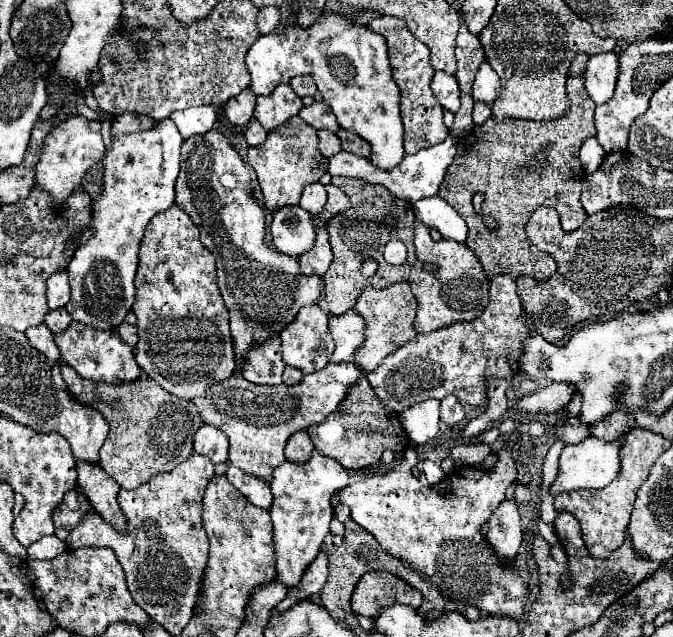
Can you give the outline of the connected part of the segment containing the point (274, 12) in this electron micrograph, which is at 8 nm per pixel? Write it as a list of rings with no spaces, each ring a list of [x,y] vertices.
[[[266,6],[266,8],[260,8],[260,14],[258,14],[258,30],[260,34],[270,34],[278,28],[280,24],[280,10],[274,8],[274,6]]]

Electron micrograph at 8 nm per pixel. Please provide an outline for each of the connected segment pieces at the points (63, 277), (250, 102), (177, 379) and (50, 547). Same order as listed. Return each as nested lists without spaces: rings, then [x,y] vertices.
[[[60,270],[52,278],[48,278],[46,296],[48,296],[48,308],[50,310],[62,308],[62,306],[68,304],[68,300],[70,300],[70,286],[68,286],[66,270]]]
[[[246,88],[236,98],[228,100],[228,104],[224,106],[224,116],[234,126],[244,128],[252,120],[252,116],[254,116],[254,100],[256,100],[256,94],[250,88]]]
[[[172,206],[160,214],[156,214],[146,226],[142,244],[140,244],[140,264],[136,272],[136,302],[132,312],[138,322],[138,344],[136,344],[136,362],[144,370],[144,374],[156,380],[164,390],[172,392],[178,398],[198,398],[216,382],[234,374],[234,348],[228,326],[228,308],[220,296],[220,288],[216,284],[216,266],[214,256],[200,242],[200,230],[190,220],[190,216]]]
[[[52,534],[36,540],[26,552],[28,552],[28,560],[52,560],[60,556],[64,550],[66,550],[64,542]]]

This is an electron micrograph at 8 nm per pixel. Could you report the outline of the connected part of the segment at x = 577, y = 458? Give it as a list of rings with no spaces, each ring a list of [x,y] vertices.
[[[588,436],[578,446],[564,446],[564,450],[560,454],[560,462],[558,462],[558,476],[550,486],[550,494],[556,496],[560,492],[570,492],[570,490],[578,490],[578,488],[596,490],[596,488],[608,486],[620,472],[618,450],[620,450],[620,440],[604,442],[594,436]]]

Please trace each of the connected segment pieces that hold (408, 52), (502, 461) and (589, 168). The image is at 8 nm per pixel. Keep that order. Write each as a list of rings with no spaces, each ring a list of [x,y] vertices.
[[[380,16],[368,24],[374,32],[380,32],[388,42],[388,56],[394,80],[402,94],[400,116],[404,122],[404,148],[408,154],[416,154],[422,148],[430,148],[448,136],[448,128],[442,122],[442,108],[430,90],[434,68],[430,66],[430,50],[408,30],[404,20],[394,16]]]
[[[511,436],[498,452],[498,461],[491,469],[494,472],[464,466],[458,468],[460,476],[448,474],[436,486],[424,486],[414,478],[410,468],[418,463],[418,454],[407,448],[406,460],[386,474],[354,480],[342,488],[338,492],[340,502],[352,508],[352,520],[366,528],[386,552],[408,562],[412,570],[424,572],[450,600],[462,606],[472,604],[486,614],[506,614],[518,620],[528,602],[528,588],[518,576],[516,564],[504,568],[480,532],[480,526],[504,500],[506,488],[516,481],[512,450],[518,437]]]
[[[595,137],[588,138],[584,141],[579,151],[579,158],[584,174],[589,175],[598,170],[605,156],[604,149],[598,144]]]

